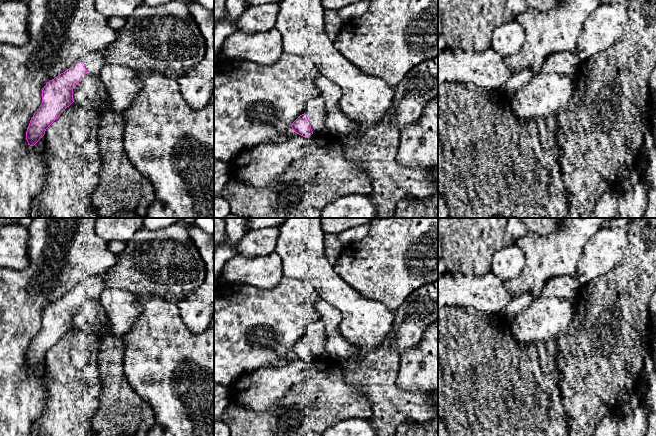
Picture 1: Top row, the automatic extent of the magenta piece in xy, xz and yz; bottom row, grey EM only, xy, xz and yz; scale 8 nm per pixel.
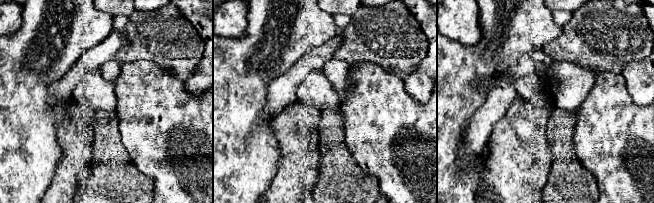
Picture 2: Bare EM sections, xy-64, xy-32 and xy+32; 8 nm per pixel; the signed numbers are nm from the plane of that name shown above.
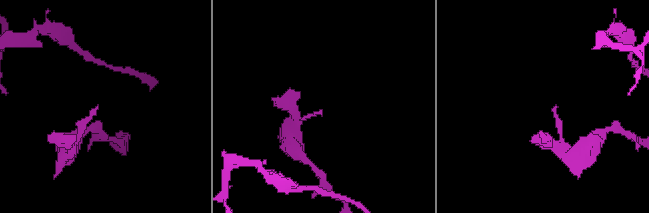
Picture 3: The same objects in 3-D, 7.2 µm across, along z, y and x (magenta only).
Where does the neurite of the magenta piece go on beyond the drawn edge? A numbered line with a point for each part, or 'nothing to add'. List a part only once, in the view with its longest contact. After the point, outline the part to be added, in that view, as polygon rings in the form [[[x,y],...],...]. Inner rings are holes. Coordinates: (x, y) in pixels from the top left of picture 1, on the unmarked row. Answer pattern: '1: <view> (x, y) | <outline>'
1: xz (317, 334) | [[[318,320],[309,325],[305,338],[308,341],[313,357],[329,356],[325,349],[328,336],[329,332],[325,322]]]

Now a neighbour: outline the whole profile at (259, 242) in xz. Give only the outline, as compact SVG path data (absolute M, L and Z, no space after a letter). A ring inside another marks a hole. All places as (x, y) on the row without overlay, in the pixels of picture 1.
M266 227L249 231L235 245L236 254L243 257L260 257L275 251L280 227Z

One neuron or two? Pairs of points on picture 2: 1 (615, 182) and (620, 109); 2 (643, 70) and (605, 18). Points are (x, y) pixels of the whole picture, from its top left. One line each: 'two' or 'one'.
1: one
2: two

